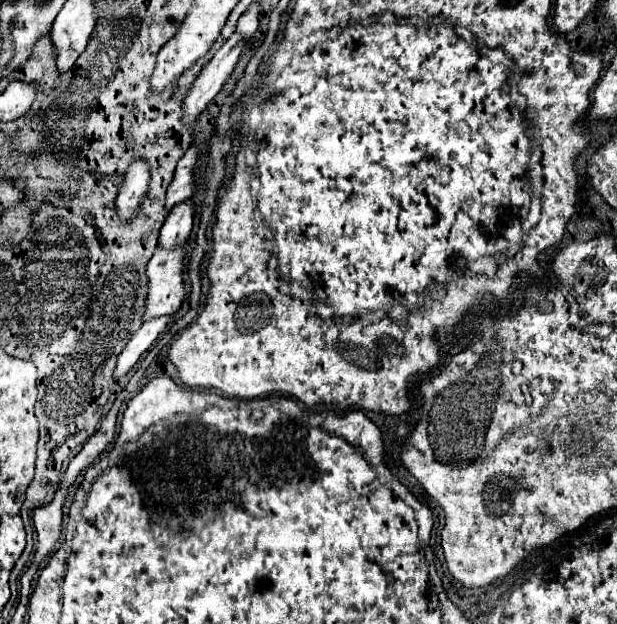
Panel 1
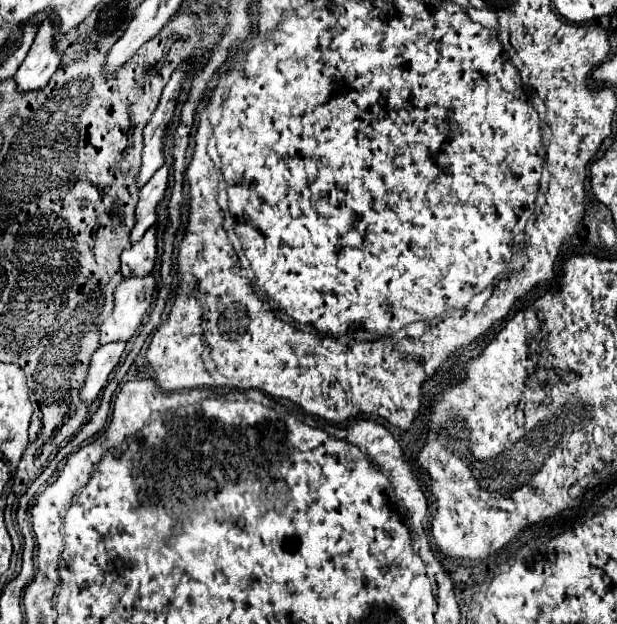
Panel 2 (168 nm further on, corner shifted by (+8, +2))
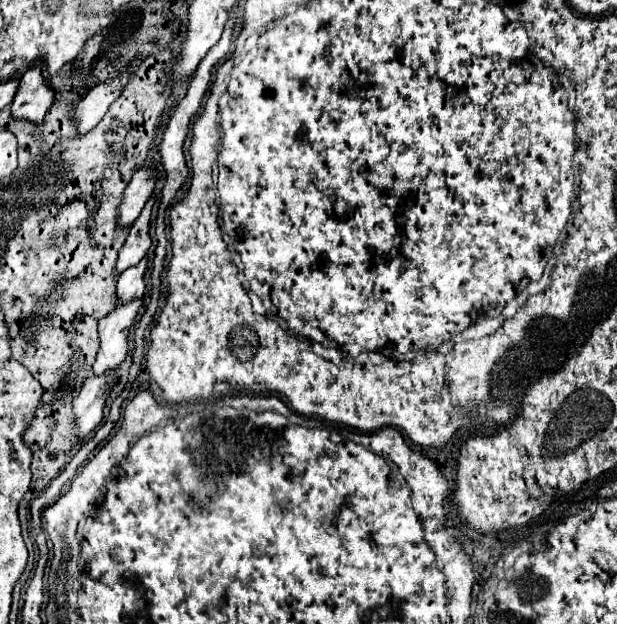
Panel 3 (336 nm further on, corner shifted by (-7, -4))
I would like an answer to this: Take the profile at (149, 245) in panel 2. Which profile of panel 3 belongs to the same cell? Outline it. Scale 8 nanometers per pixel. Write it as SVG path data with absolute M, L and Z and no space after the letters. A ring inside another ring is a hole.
M142 259L142 263L126 269L116 283L116 303L128 303L134 299L140 299L146 291L146 283L144 283L144 275L146 275L146 259Z

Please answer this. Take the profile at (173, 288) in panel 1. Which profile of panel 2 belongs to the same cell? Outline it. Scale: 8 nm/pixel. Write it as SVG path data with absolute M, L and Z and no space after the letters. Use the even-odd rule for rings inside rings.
M153 273L121 281L115 293L113 313L103 325L99 325L101 345L137 337L137 333L145 323L145 317L149 315L149 309L153 307L155 293L157 293L157 281Z

